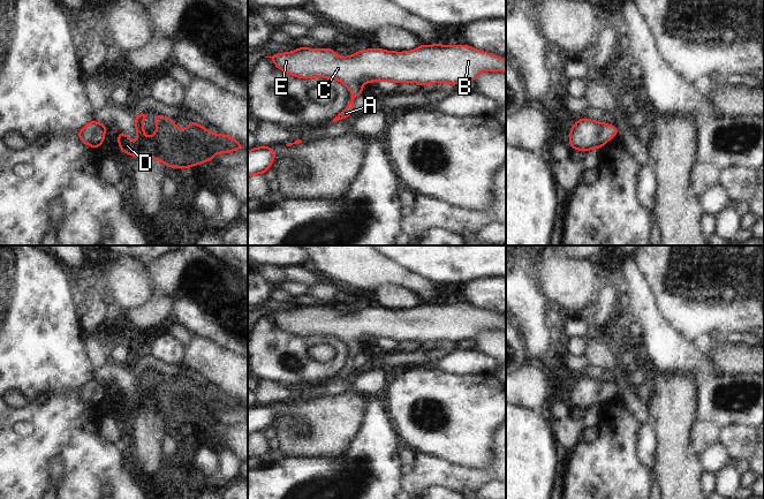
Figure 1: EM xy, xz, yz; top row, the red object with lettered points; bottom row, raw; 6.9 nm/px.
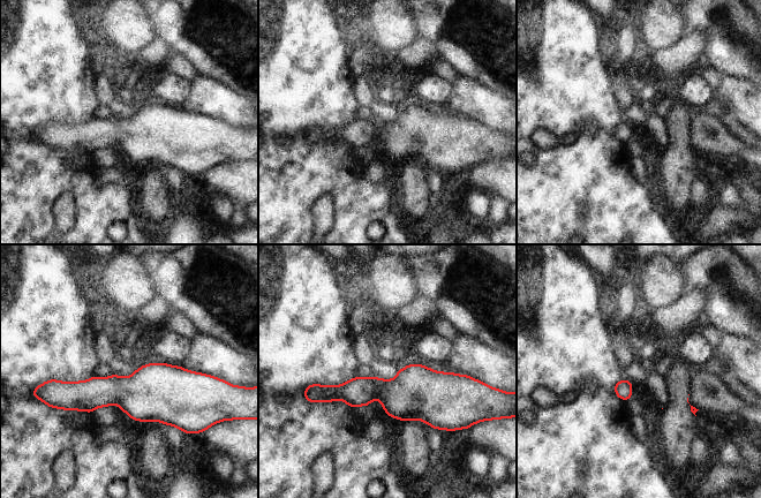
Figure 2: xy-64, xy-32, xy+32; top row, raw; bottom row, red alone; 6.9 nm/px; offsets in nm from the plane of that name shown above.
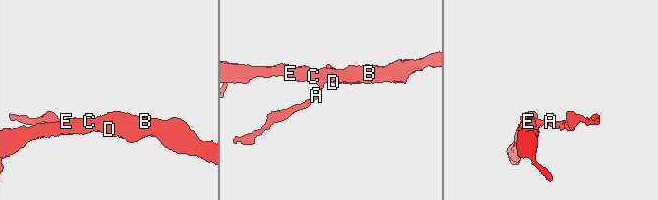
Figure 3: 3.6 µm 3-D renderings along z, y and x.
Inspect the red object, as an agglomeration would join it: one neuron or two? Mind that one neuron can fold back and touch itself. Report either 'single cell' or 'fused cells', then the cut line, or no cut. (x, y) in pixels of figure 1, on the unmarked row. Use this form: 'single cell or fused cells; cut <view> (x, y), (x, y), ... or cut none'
single cell; cut none

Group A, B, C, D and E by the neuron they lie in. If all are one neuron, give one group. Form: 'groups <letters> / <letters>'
groups A B C D E

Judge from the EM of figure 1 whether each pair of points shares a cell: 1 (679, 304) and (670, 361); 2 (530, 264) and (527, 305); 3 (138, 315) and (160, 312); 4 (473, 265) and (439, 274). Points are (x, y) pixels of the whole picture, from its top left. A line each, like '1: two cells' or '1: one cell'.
1: two cells
2: two cells
3: one cell
4: one cell

